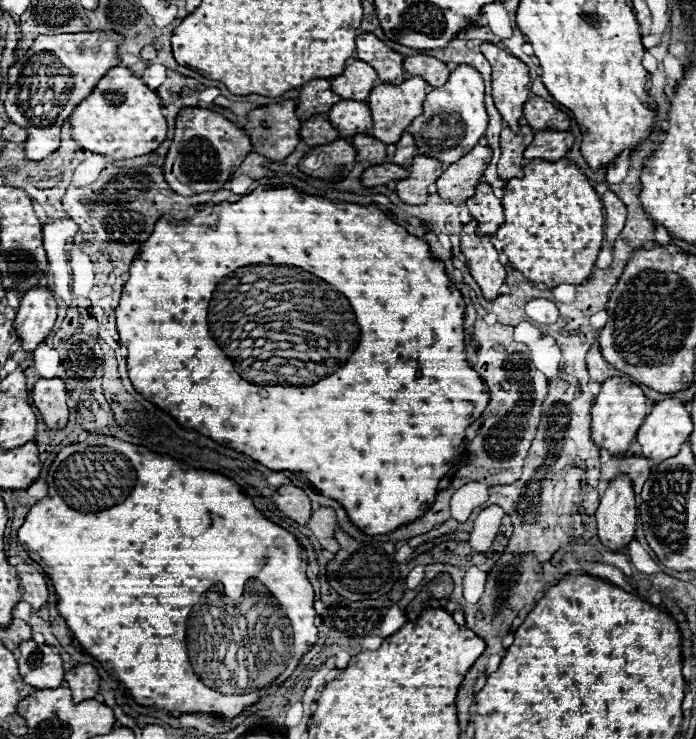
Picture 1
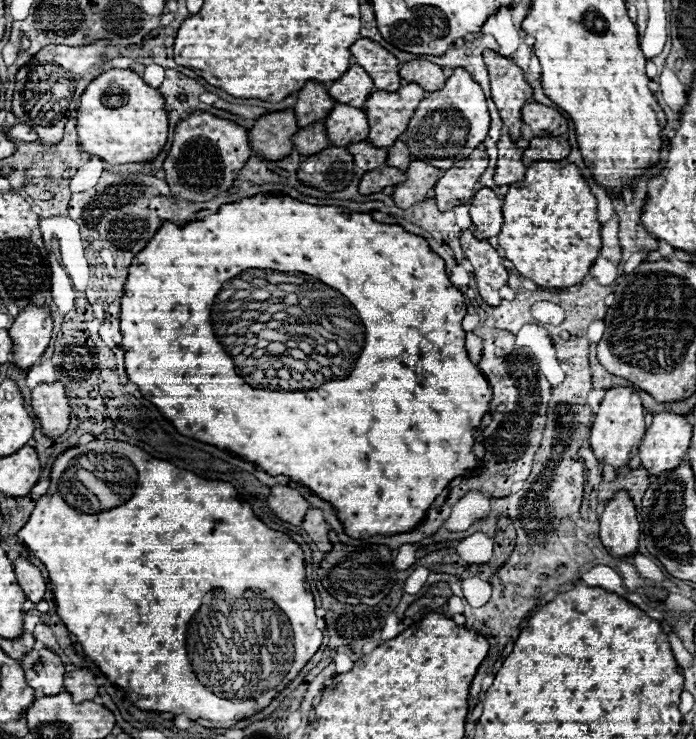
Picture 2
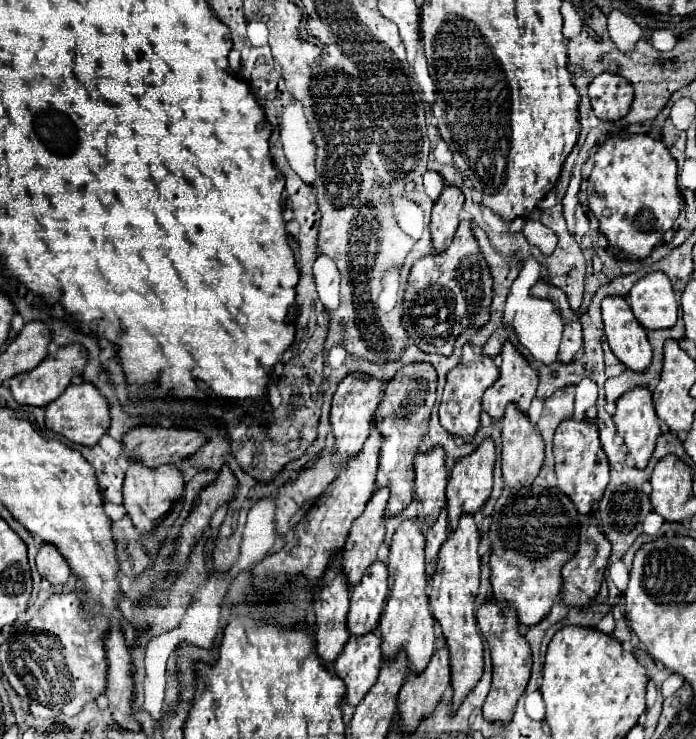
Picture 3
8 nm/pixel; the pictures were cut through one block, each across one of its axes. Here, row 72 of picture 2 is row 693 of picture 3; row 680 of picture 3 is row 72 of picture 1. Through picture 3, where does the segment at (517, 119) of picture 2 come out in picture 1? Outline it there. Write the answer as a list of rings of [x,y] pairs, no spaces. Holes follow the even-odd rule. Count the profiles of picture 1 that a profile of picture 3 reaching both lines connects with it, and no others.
[[[484,42],[480,50],[492,64],[492,98],[496,108],[508,122],[510,130],[518,132],[522,106],[530,96],[528,66],[494,44]]]

